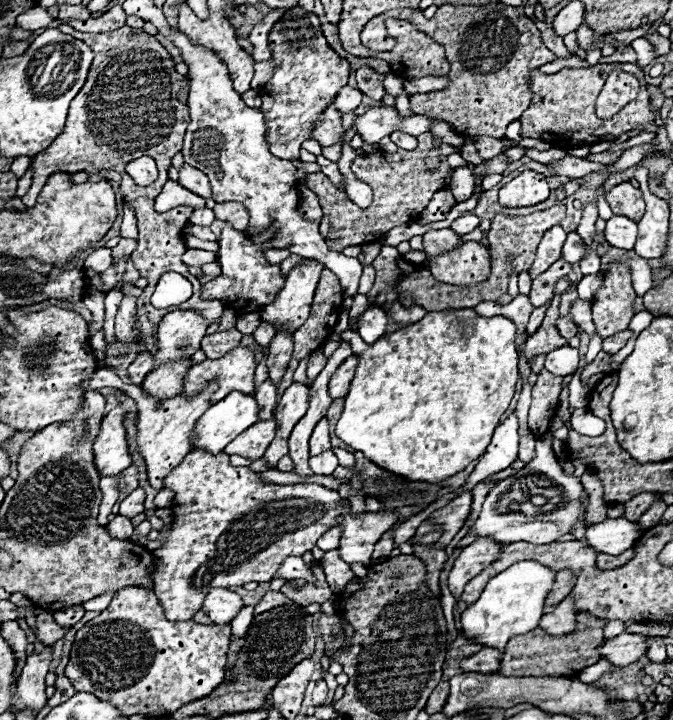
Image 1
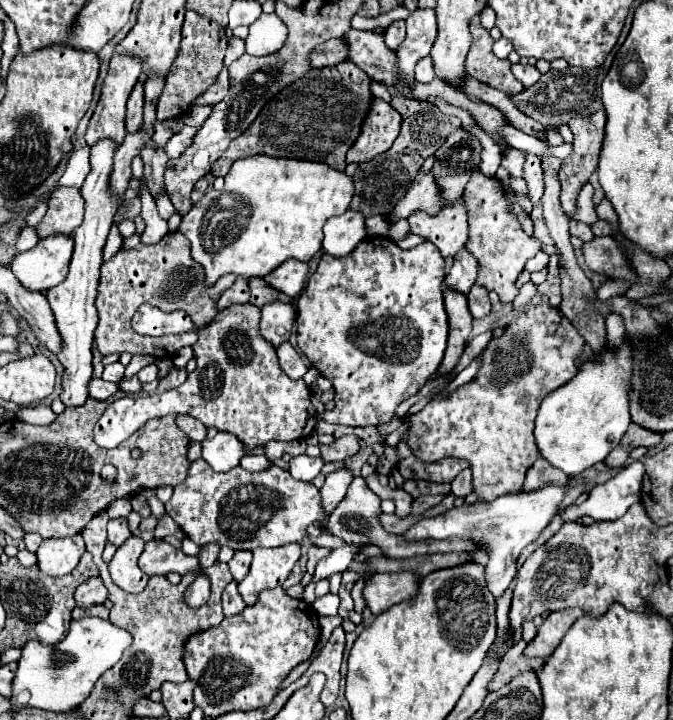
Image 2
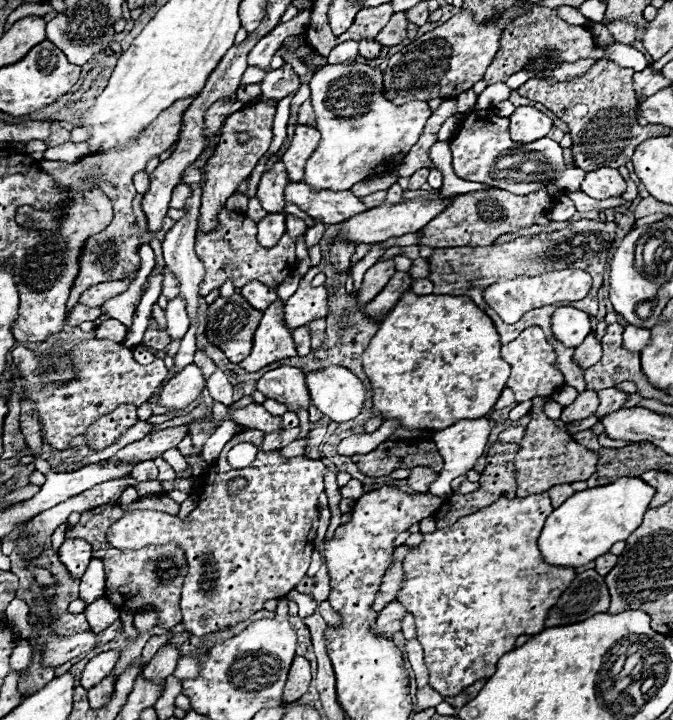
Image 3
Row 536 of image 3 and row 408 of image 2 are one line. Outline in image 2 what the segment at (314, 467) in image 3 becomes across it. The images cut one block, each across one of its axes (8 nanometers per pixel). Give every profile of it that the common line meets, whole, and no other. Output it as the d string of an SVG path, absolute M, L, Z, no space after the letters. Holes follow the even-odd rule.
M234 304L226 308L224 312L218 312L214 322L210 322L206 328L198 330L198 342L194 344L194 358L198 362L196 370L188 374L186 382L174 390L168 390L164 394L148 394L148 396L126 396L116 402L112 402L102 418L98 420L94 428L94 442L102 448L116 448L120 442L124 442L128 436L132 436L146 420L160 418L166 414L188 414L196 420L200 420L206 428L218 428L222 432L230 432L236 438L240 438L242 446L248 448L262 448L270 440L302 440L310 436L316 428L318 416L310 402L312 392L304 384L304 380L292 380L286 376L286 372L278 364L278 356L274 346L270 346L258 332L260 322L260 310L250 304Z

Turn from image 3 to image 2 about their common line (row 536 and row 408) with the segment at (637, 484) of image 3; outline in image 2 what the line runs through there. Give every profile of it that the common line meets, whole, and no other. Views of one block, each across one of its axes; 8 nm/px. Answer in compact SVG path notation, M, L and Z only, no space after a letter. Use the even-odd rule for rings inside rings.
M622 344L618 354L604 350L604 358L592 358L582 364L580 372L558 390L550 392L536 416L536 446L540 458L562 470L566 476L576 476L594 464L602 462L612 448L618 446L630 426L628 412L628 378L632 374L632 346Z

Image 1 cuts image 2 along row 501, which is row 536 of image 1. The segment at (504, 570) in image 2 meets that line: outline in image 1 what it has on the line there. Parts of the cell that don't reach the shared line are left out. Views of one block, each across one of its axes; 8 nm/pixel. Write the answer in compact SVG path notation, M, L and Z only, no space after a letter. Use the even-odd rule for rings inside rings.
M552 432L542 434L536 440L536 456L516 474L498 482L484 500L482 512L478 520L472 524L472 532L478 536L492 536L496 542L510 544L510 542L534 542L534 544L550 544L556 542L560 536L568 534L570 528L578 522L586 526L586 510L582 510L582 492L584 486L580 478L574 474L566 474L560 468L560 462L552 450ZM526 504L536 504L532 512L524 510ZM546 508L552 508L546 512Z

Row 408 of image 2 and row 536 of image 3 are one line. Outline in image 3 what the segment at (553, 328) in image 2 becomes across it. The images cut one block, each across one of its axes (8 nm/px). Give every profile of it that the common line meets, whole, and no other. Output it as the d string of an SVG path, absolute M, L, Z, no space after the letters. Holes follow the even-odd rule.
M546 492L512 500L498 498L476 514L460 518L450 528L422 534L424 540L406 554L402 562L406 578L396 600L404 602L404 608L416 620L416 640L424 648L428 682L442 696L456 696L478 678L490 678L496 670L498 658L514 650L518 636L538 634L544 628L548 610L572 584L576 576L574 568L548 566L538 550L540 530L552 510Z

